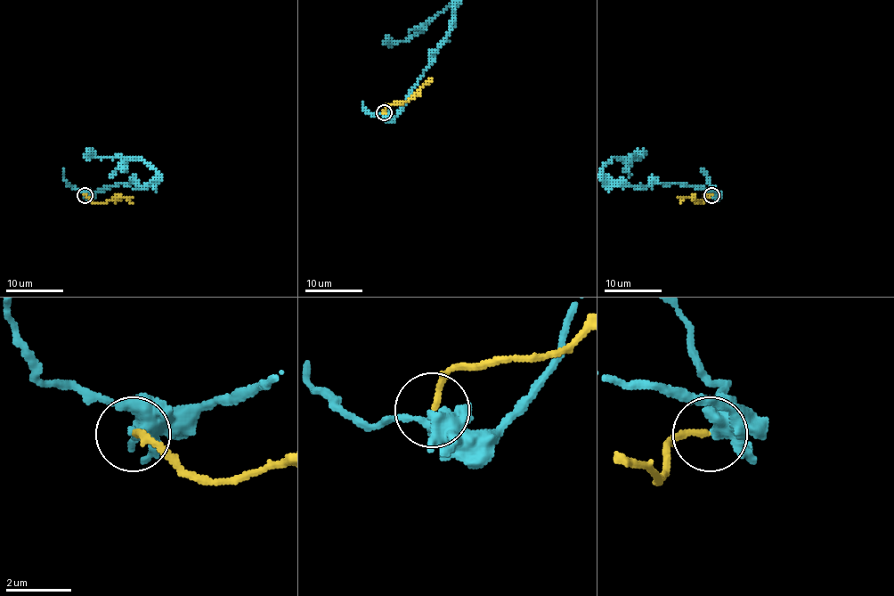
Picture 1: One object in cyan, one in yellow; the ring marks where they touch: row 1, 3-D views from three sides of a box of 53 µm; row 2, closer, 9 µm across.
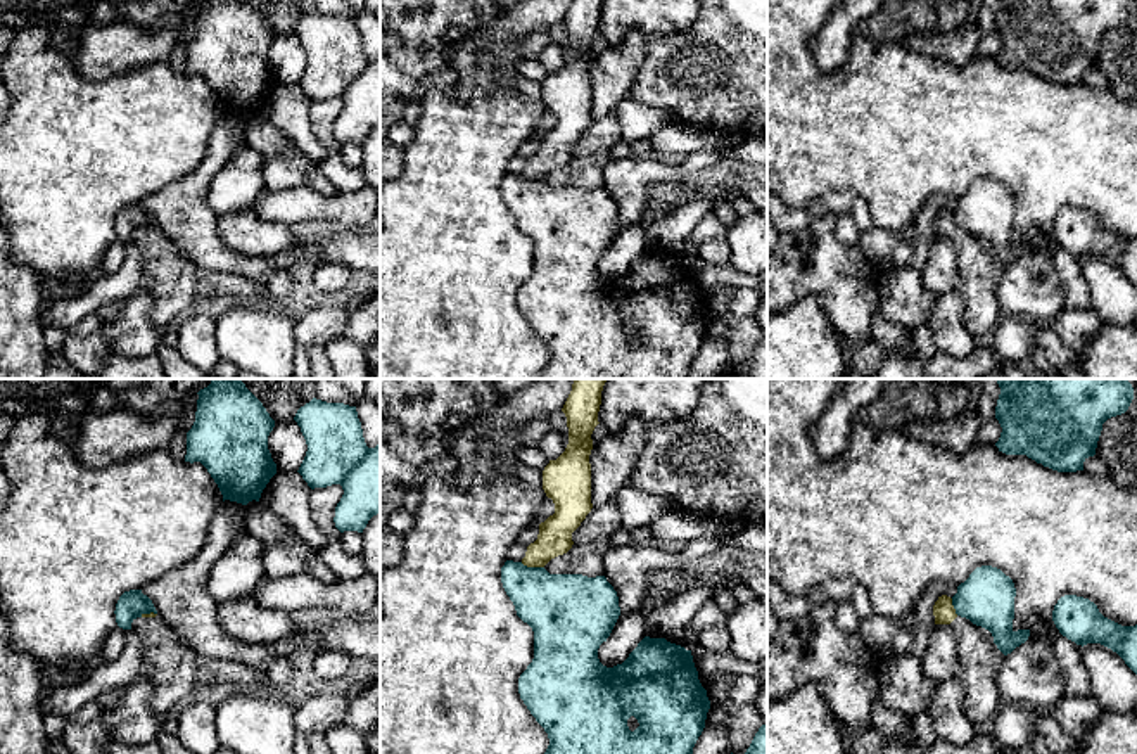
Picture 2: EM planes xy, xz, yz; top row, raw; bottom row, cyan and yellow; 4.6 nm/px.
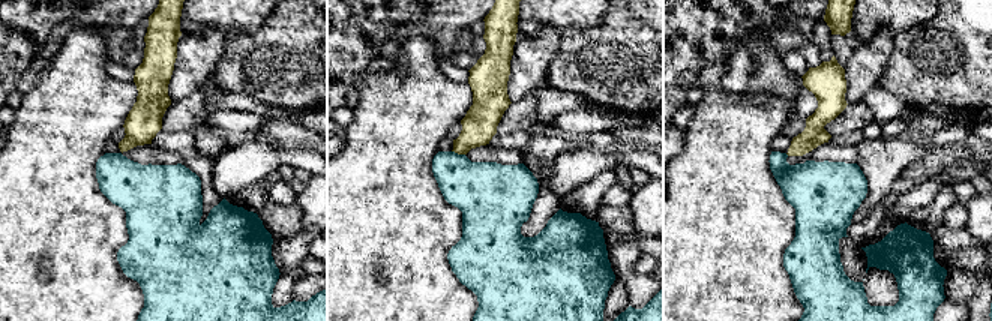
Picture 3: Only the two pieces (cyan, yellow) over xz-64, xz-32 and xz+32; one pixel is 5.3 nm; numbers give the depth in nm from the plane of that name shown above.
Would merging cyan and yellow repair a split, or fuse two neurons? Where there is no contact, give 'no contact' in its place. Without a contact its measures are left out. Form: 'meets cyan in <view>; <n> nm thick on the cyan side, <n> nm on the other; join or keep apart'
meets cyan in xz; 340 nm thick on the cyan side, 160 nm on the other; keep apart

